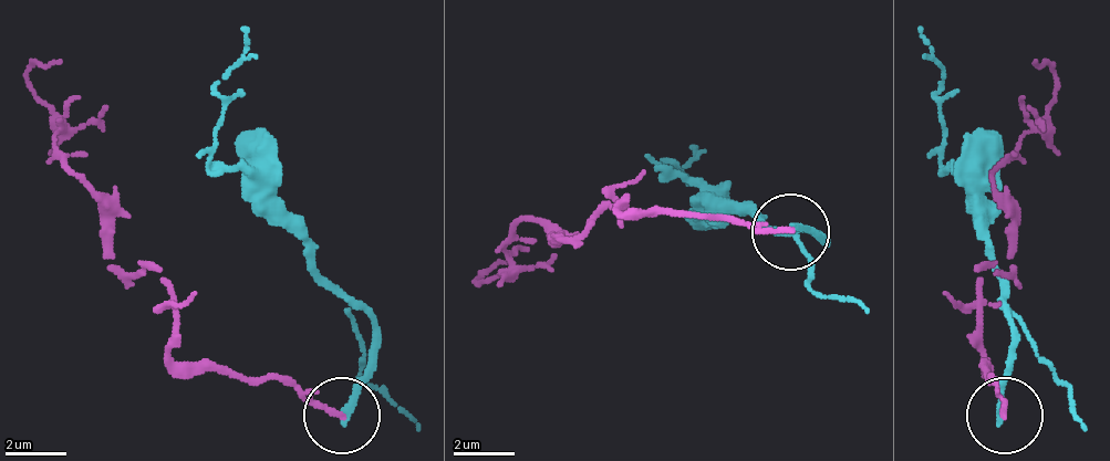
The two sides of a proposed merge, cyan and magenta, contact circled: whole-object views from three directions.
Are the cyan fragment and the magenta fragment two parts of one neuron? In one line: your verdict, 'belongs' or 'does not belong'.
does not belong

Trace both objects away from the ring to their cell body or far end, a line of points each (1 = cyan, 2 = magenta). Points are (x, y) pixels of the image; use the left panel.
1: (340, 418), (370, 364), (370, 317), (278, 210), (209, 157), (217, 80), (247, 49), (239, 27)
2: (340, 418), (278, 379), (170, 356), (170, 287), (116, 264), (109, 202), (32, 87), (63, 56)

